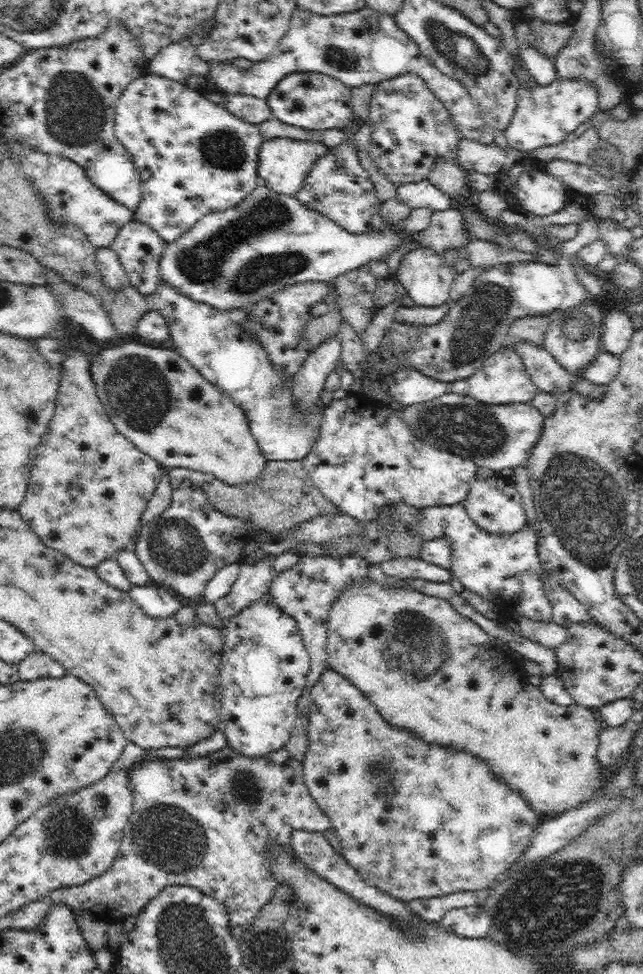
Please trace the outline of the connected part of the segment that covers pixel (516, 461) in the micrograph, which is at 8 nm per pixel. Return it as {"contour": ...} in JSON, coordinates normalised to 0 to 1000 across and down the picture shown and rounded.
{"contour":[[[694,403],[658,414],[622,416],[621,419],[628,436],[638,438],[647,450],[681,462],[734,471],[745,479],[770,485],[820,476],[848,431],[824,413],[760,416],[709,403]]]}

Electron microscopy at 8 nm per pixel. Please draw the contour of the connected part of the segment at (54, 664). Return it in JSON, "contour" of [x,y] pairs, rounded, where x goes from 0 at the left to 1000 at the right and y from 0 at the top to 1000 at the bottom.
{"contour":[[[53,668],[26,683],[31,699],[56,699],[65,696],[87,697],[104,693],[103,687],[95,681],[64,668]]]}

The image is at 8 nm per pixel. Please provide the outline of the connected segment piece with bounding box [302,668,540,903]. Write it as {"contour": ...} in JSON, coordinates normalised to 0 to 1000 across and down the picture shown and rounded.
{"contour":[[[512,686],[499,693],[495,701],[479,707],[482,722],[479,723],[481,742],[479,767],[470,780],[473,804],[479,808],[479,814],[495,824],[498,831],[513,839],[516,850],[526,855],[530,867],[530,877],[554,892],[554,895],[574,910],[585,910],[610,922],[619,922],[633,927],[644,923],[687,921],[694,918],[717,915],[740,915],[756,917],[771,908],[771,902],[779,901],[809,882],[809,879],[821,873],[824,860],[840,845],[838,837],[818,823],[809,813],[790,807],[778,801],[750,778],[731,775],[722,769],[669,766],[659,760],[650,760],[641,752],[630,747],[610,745],[591,730],[575,721],[560,707],[544,701],[541,697],[529,693],[523,688]]]}

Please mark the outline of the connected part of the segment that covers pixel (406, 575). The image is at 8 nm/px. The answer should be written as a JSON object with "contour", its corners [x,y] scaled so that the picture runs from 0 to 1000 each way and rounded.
{"contour":[[[652,571],[607,574],[589,580],[597,589],[621,595],[653,593],[659,597],[700,598],[706,593],[700,585],[669,579]]]}

